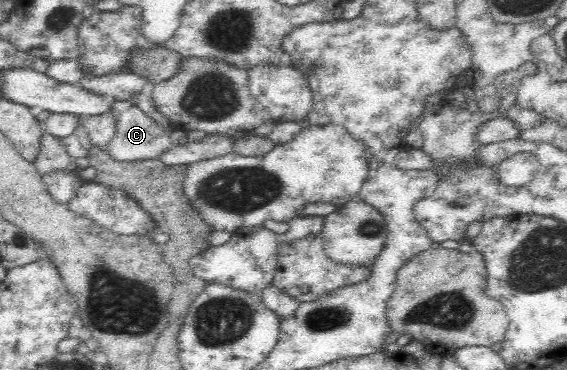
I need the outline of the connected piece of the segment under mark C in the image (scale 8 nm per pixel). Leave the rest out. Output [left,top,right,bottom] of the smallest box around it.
[103,100,171,161]

